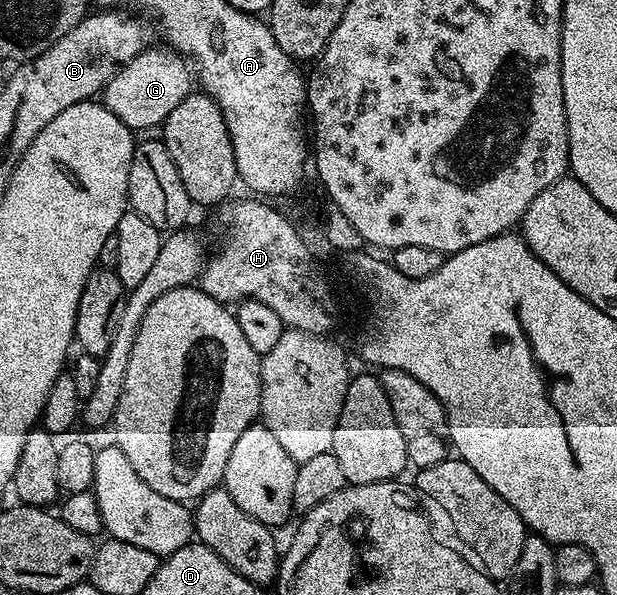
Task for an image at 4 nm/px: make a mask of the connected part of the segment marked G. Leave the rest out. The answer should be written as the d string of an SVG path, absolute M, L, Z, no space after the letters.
M147 48L126 66L121 66L112 80L108 80L106 89L100 95L102 105L131 132L162 124L168 112L172 112L172 108L180 104L180 100L192 93L192 70L187 59L169 48L161 49Z

